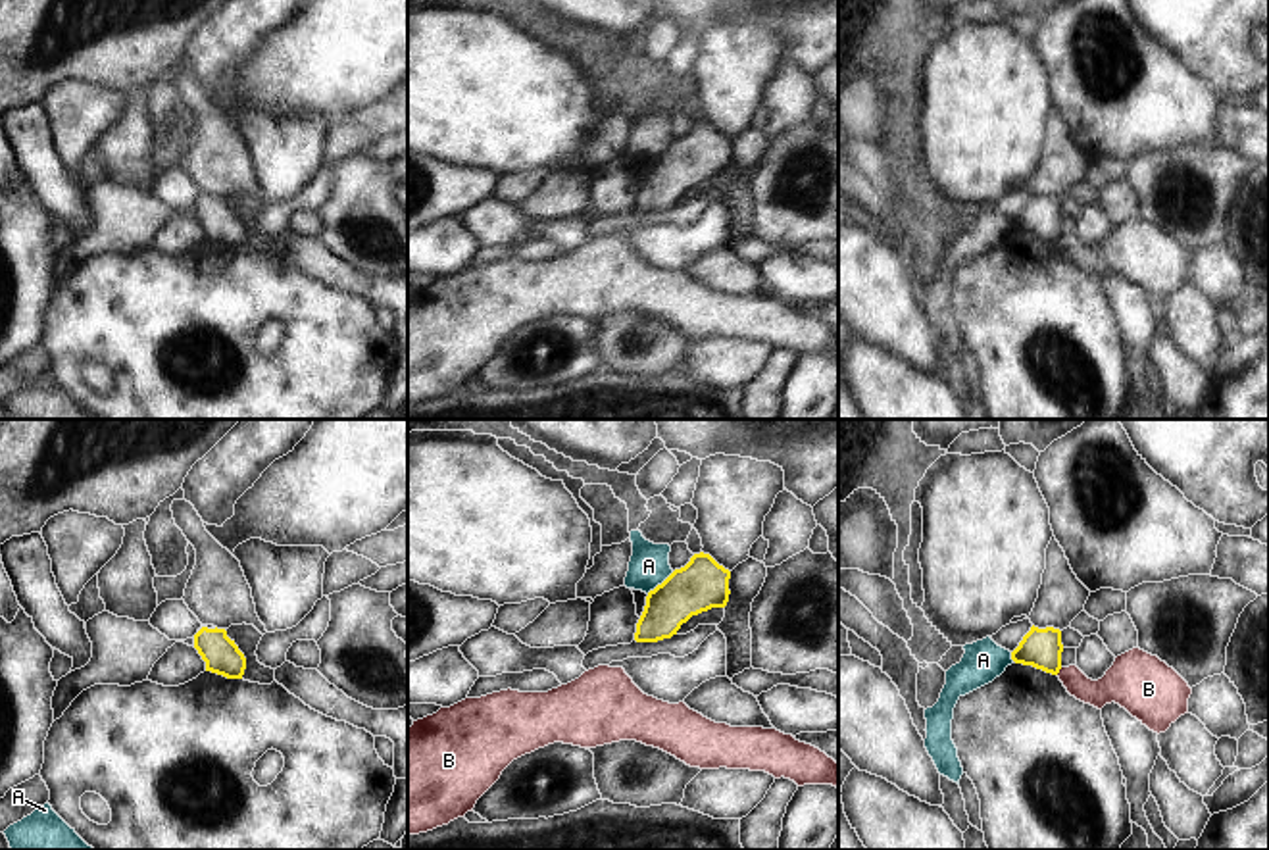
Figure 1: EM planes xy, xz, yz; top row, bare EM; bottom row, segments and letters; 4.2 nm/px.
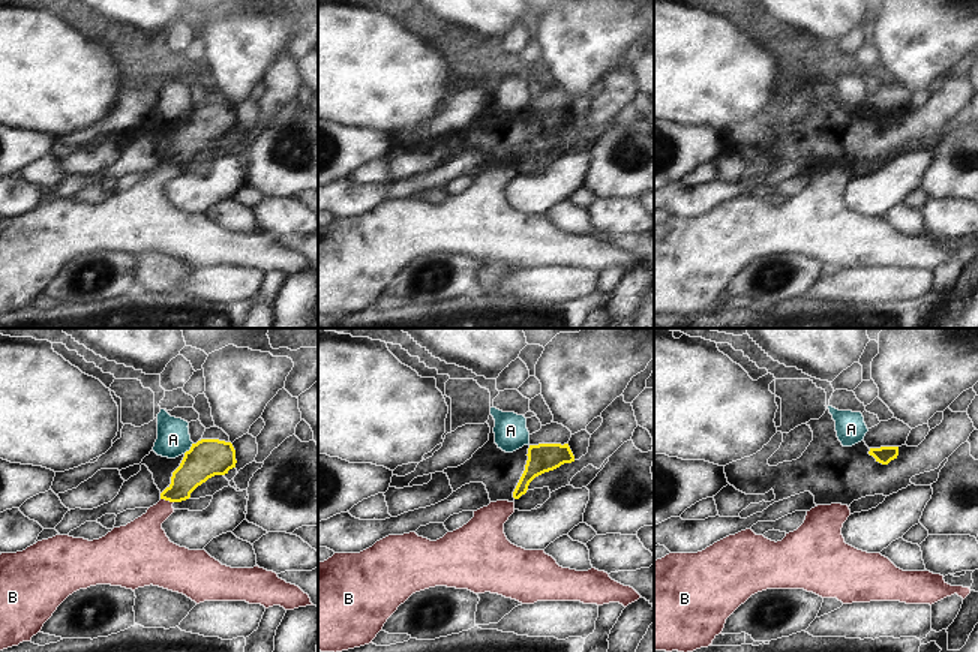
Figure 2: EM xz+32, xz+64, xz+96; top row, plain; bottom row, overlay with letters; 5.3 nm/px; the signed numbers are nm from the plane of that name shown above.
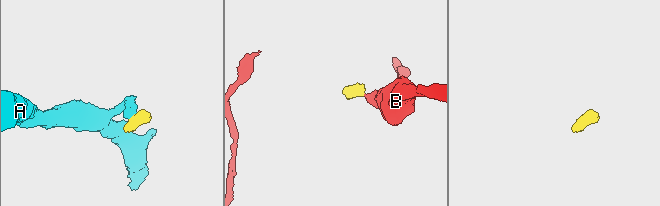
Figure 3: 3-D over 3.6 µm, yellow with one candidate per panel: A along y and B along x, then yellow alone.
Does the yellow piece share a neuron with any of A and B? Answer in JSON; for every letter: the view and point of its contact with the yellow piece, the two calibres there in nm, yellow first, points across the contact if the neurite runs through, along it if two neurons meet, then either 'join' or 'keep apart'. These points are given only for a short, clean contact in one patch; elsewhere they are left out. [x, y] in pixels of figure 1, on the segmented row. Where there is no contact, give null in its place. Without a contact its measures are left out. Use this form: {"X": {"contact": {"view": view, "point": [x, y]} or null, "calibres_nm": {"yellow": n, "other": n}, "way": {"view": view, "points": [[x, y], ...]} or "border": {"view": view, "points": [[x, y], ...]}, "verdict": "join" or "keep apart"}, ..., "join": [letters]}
{"A": {"contact": {"view": "xz", "point": [662, 583]}, "calibres_nm": {"yellow": 220, "other": 170}, "border": {"view": "xz", "points": [[673, 572], [646, 593]]}, "verdict": "keep apart"}, "B": {"contact": {"view": "yz", "point": [1058, 672]}, "calibres_nm": {"yellow": 160, "other": 140}, "border": {"view": "yz", "points": [[1062, 668], [1056, 674]]}, "verdict": "keep apart"}, "join": []}

